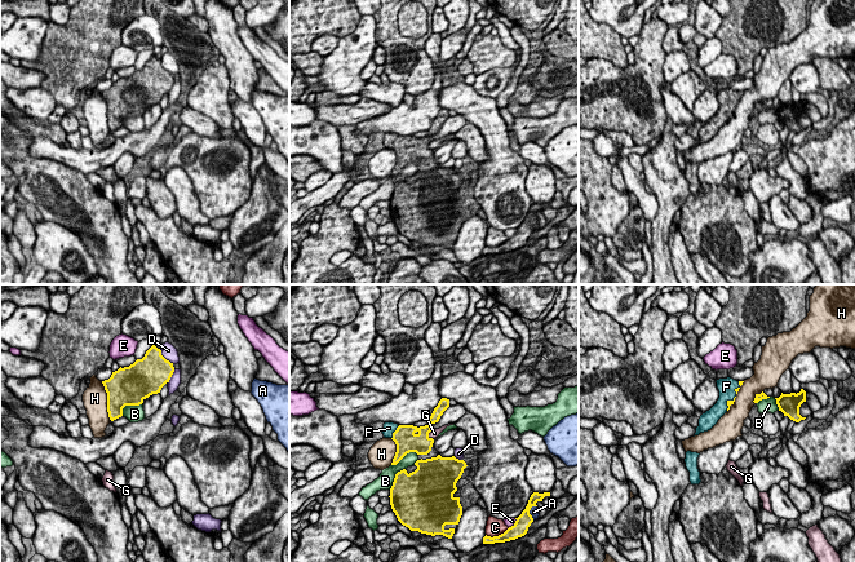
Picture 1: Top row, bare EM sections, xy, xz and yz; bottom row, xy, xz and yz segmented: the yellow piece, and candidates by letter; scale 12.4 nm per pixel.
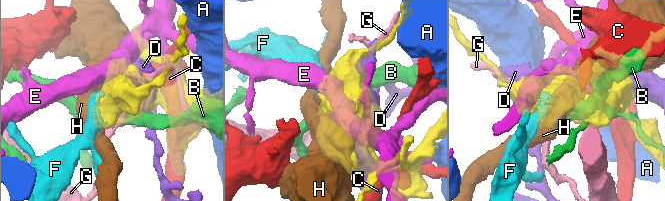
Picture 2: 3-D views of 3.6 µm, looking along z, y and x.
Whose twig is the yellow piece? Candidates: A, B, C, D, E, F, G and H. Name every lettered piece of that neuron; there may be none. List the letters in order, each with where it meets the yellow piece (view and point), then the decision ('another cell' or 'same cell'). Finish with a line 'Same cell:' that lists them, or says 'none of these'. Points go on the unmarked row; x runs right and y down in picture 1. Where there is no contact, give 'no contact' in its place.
A: contact xz (528, 222); another cell
B: contact xy (128, 115); another cell
C: contact xz (499, 246); another cell
D: contact xy (164, 69); another cell
E: contact xz (514, 234); another cell
F: contact xz (394, 142); same cell
G: contact xz (428, 146); another cell
H: contact xy (107, 111); another cell
Same cell: F

